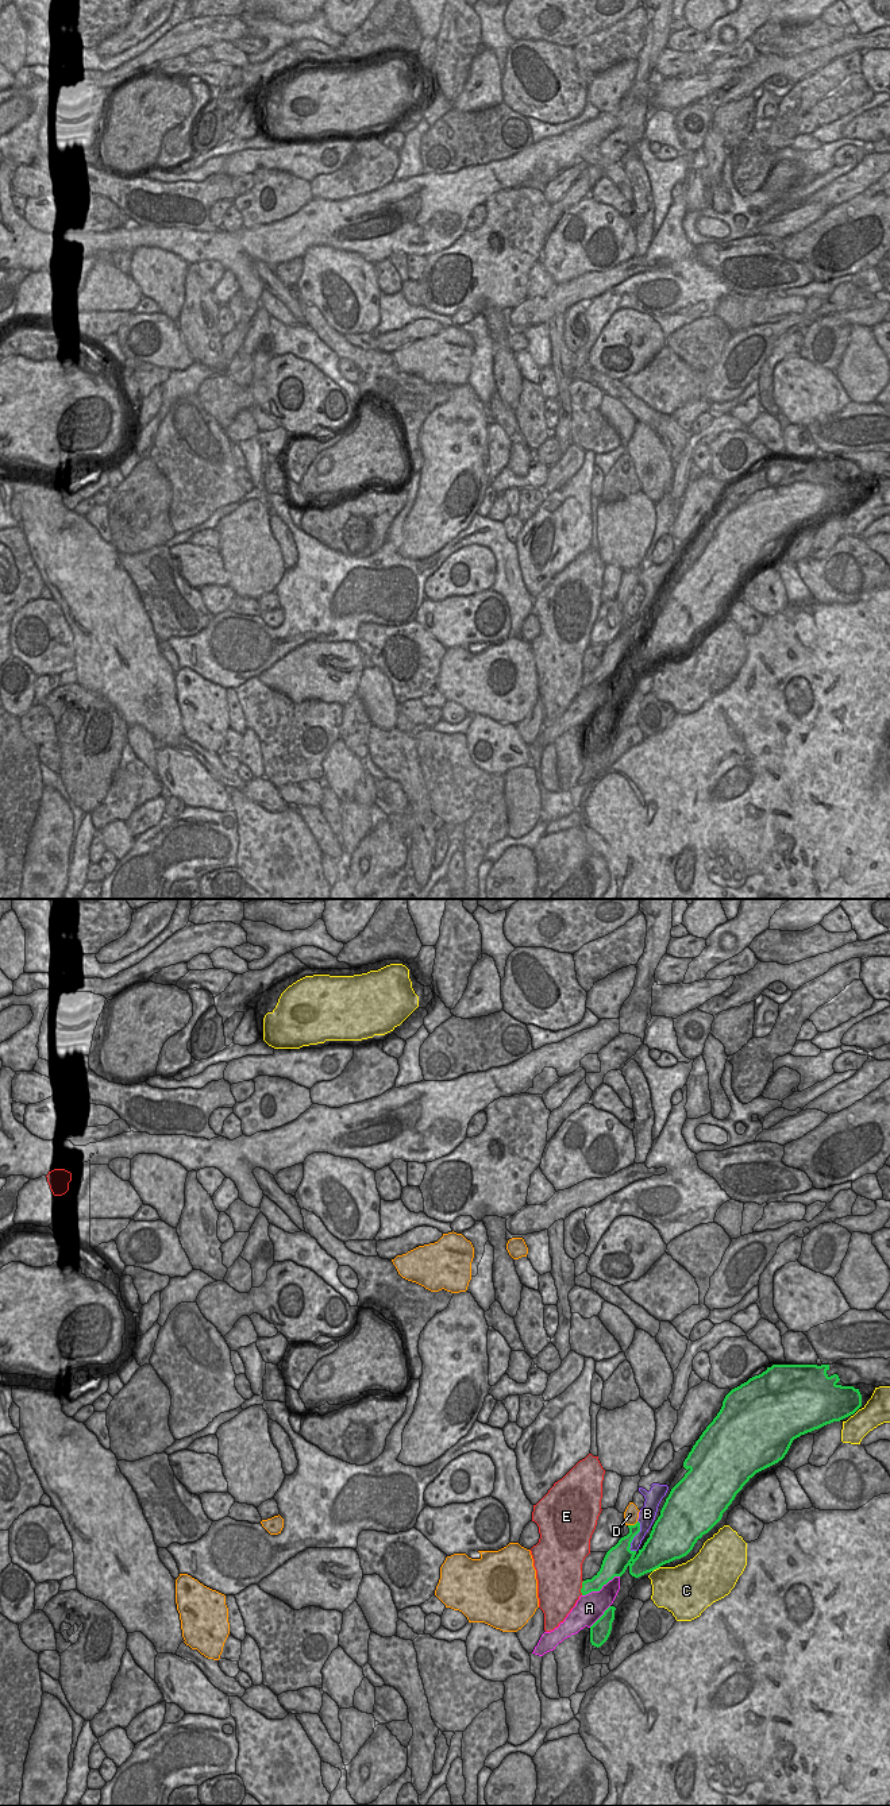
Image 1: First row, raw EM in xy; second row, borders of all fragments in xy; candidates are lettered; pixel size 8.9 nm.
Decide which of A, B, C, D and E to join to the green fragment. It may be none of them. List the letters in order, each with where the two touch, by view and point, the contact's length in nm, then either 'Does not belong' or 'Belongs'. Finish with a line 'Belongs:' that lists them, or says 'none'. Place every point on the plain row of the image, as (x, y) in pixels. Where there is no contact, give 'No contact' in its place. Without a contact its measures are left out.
A: Touches green at xy (600, 682). Shared border 380 nm. Does not belong
B: Touches green at xy (635, 628). Shared border 300 nm. Belongs
C: Touches green at xy (655, 662). Shared border 90 nm. Does not belong
D: Touches green at xy (632, 618). Shared border 100 nm. Does not belong
E: Touches green at xy (582, 680). Shared border 130 nm. Does not belong
Belongs: B.

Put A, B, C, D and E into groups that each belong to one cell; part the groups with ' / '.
A / B / C / D / E

